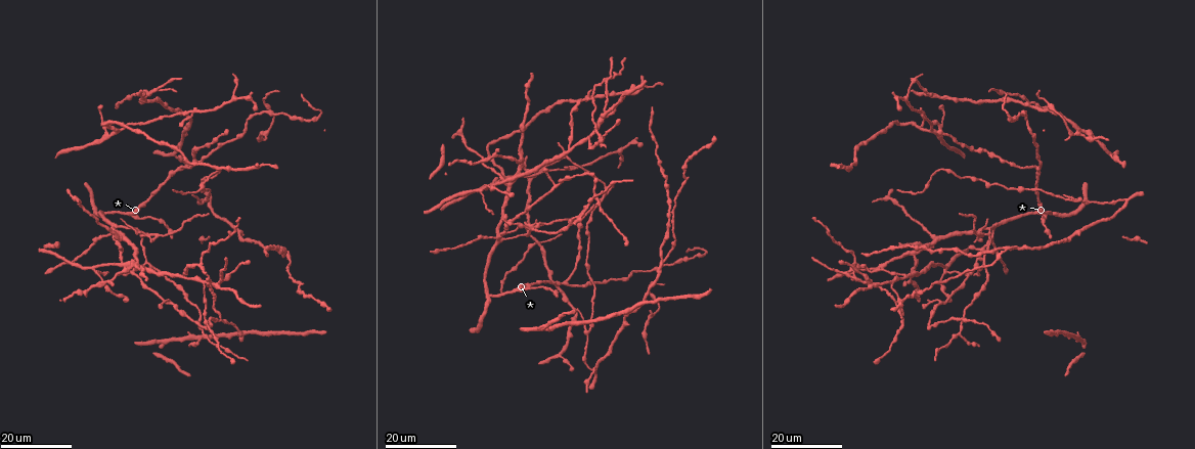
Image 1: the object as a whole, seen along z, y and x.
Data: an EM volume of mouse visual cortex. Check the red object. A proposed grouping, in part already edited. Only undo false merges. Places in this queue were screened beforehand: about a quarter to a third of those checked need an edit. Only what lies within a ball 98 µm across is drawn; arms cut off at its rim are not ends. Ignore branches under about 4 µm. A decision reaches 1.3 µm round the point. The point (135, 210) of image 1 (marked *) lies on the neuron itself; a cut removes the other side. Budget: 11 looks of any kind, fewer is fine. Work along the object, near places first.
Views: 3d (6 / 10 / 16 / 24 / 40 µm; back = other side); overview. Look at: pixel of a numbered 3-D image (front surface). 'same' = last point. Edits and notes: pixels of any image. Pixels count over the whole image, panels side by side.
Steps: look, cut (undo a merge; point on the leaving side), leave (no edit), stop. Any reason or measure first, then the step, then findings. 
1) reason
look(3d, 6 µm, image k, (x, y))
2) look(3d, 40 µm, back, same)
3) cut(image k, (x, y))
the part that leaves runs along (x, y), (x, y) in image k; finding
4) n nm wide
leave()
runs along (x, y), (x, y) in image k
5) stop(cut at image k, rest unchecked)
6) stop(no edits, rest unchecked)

look(3d, 16 µm, image 1, (191, 111))

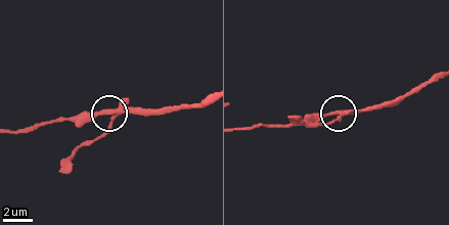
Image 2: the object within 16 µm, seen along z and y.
look(3d, 10 µm, image 2, (111, 116))

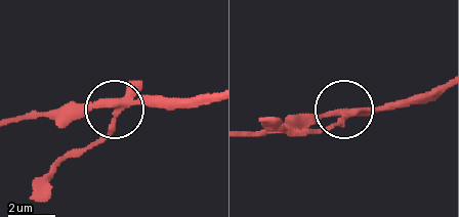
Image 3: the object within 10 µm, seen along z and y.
closer look
look(3d, 6 µm, image 3, (112, 107))

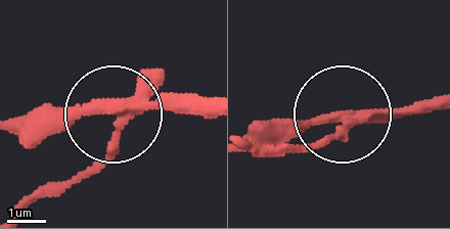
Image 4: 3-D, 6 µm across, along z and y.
3 arms
cut(image 4, (118, 152))
the part that leaves runs along (135, 104), (95, 159), (27, 209) in image 4; two neurons meet here

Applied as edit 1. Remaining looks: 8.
see it whole again
look(overview)

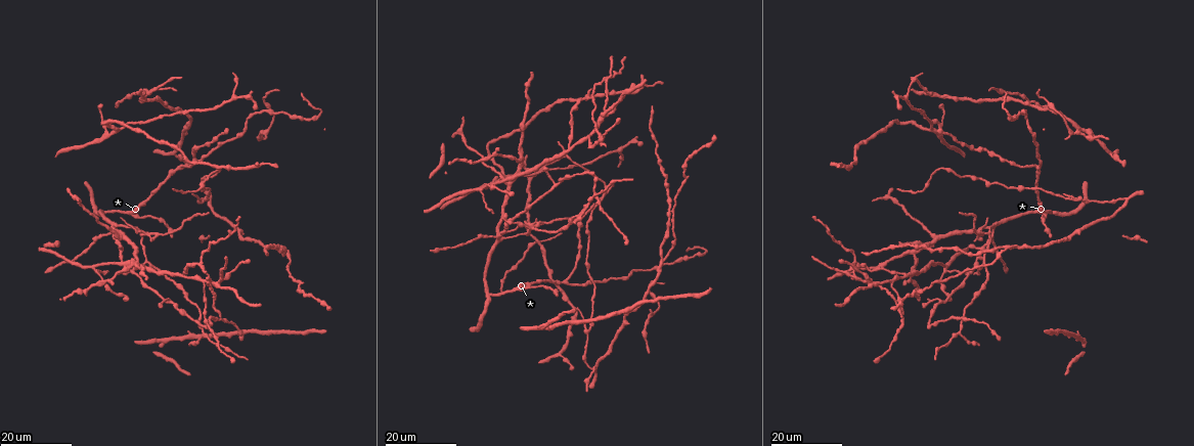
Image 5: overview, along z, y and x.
look(3d, 16 µm, image 5, (586, 266))

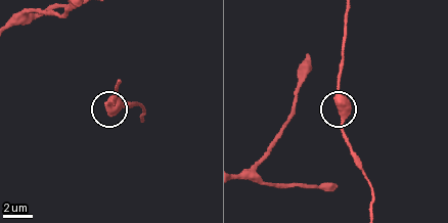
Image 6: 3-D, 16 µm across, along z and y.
zoom in
look(3d, 10 µm, image 6, (344, 112))

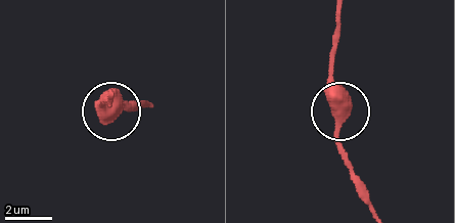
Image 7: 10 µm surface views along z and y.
460 nm wide
leave()
continuous, no second neuron

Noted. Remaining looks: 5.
branch point
look(3d, 16 µm, image 5, (1089, 199))

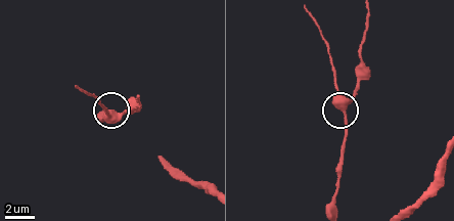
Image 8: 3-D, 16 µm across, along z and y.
look(3d, 6 µm, image 8, (339, 106))

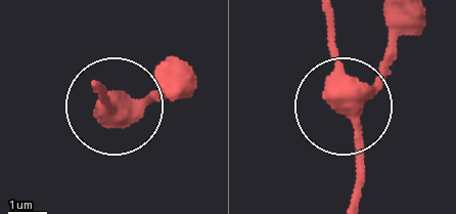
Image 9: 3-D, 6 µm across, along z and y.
leave()
continuous, no second neuron

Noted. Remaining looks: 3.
look(3d, 16 µm, image 5, (534, 242))

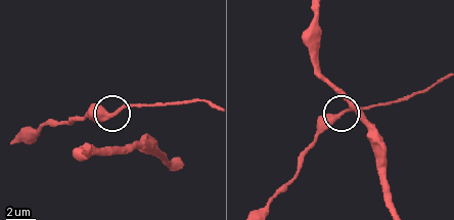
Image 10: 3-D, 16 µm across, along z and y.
look(3d, 10 µm, image 10, (106, 113))

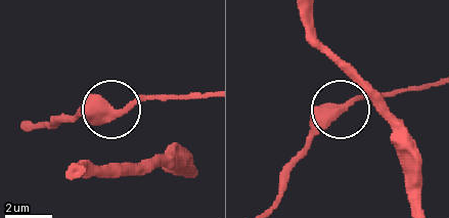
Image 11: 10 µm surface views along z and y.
leave()
runs along (194, 172), (146, 162), (115, 114), (146, 99), (185, 99) in image 11; all the same neuron

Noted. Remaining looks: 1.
stop(cut at image 4, rest unchecked)

